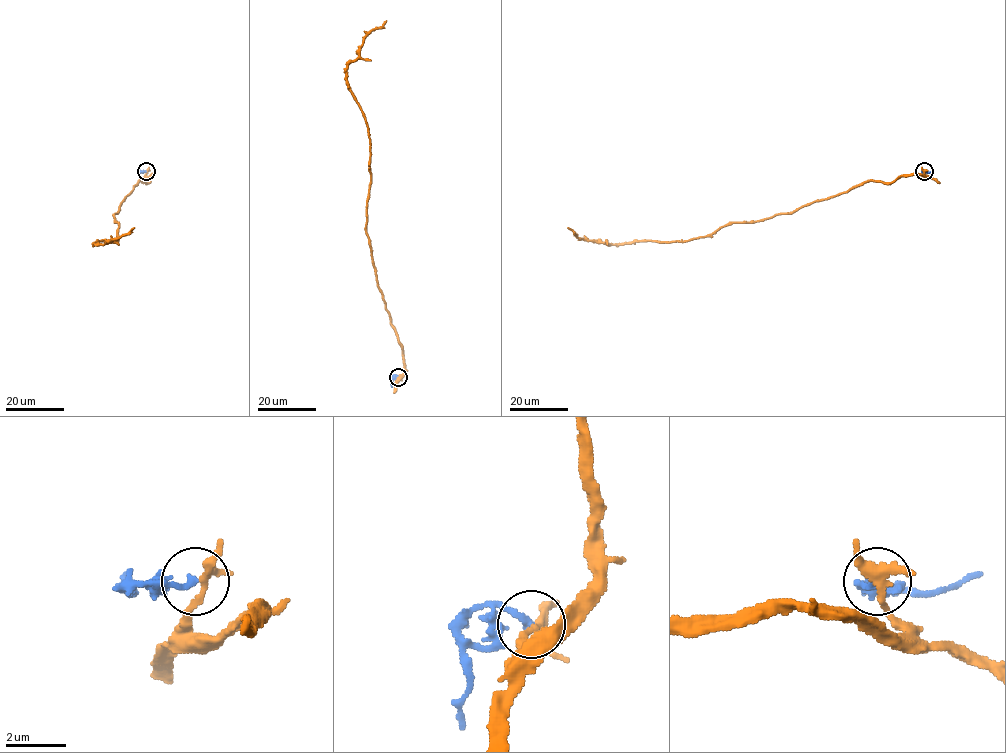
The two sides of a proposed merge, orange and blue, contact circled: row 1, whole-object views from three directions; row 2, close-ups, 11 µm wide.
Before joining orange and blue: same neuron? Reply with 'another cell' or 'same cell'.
another cell

